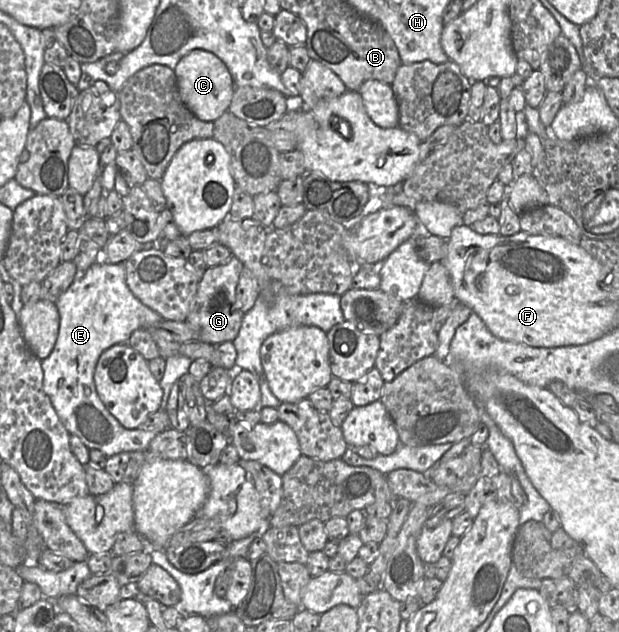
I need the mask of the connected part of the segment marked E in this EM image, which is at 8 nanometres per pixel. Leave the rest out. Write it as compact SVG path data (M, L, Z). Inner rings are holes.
M98 260L85 273L77 271L74 281L55 301L55 305L60 317L58 337L51 354L41 361L41 366L44 392L61 423L69 434L78 436L89 450L100 450L107 458L122 452L147 452L151 441L160 432L124 428L99 398L94 383L94 372L98 359L105 350L117 344L128 344L133 331L146 329L164 319L142 304L131 292L126 283L124 265L111 264L105 260Z

